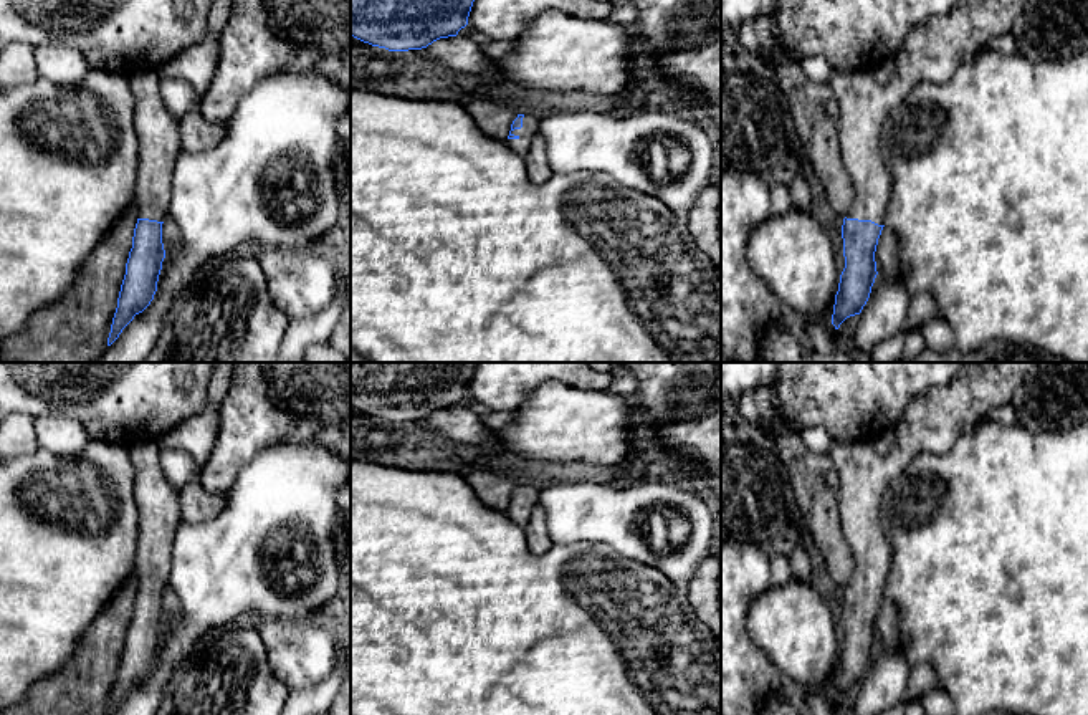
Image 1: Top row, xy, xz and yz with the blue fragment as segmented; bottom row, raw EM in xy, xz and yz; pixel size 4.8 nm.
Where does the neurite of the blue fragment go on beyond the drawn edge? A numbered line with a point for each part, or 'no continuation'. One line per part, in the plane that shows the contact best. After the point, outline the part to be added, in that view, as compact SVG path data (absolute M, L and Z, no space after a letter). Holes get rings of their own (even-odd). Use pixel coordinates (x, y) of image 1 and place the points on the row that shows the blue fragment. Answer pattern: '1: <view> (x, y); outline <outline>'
1: xz (529, 129); outline M524 114L523 118L523 127L511 131L514 134L514 139L506 139L506 146L514 151L519 156L526 156L532 139L539 134L539 118Z

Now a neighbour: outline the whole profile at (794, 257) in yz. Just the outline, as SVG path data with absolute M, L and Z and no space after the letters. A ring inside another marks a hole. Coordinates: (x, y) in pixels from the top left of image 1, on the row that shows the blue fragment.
M790 207L756 227L749 263L780 305L807 321L832 321L840 283L833 242L807 210Z

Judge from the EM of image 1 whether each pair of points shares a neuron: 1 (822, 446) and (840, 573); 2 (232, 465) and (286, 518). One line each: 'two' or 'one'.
1: two
2: two

